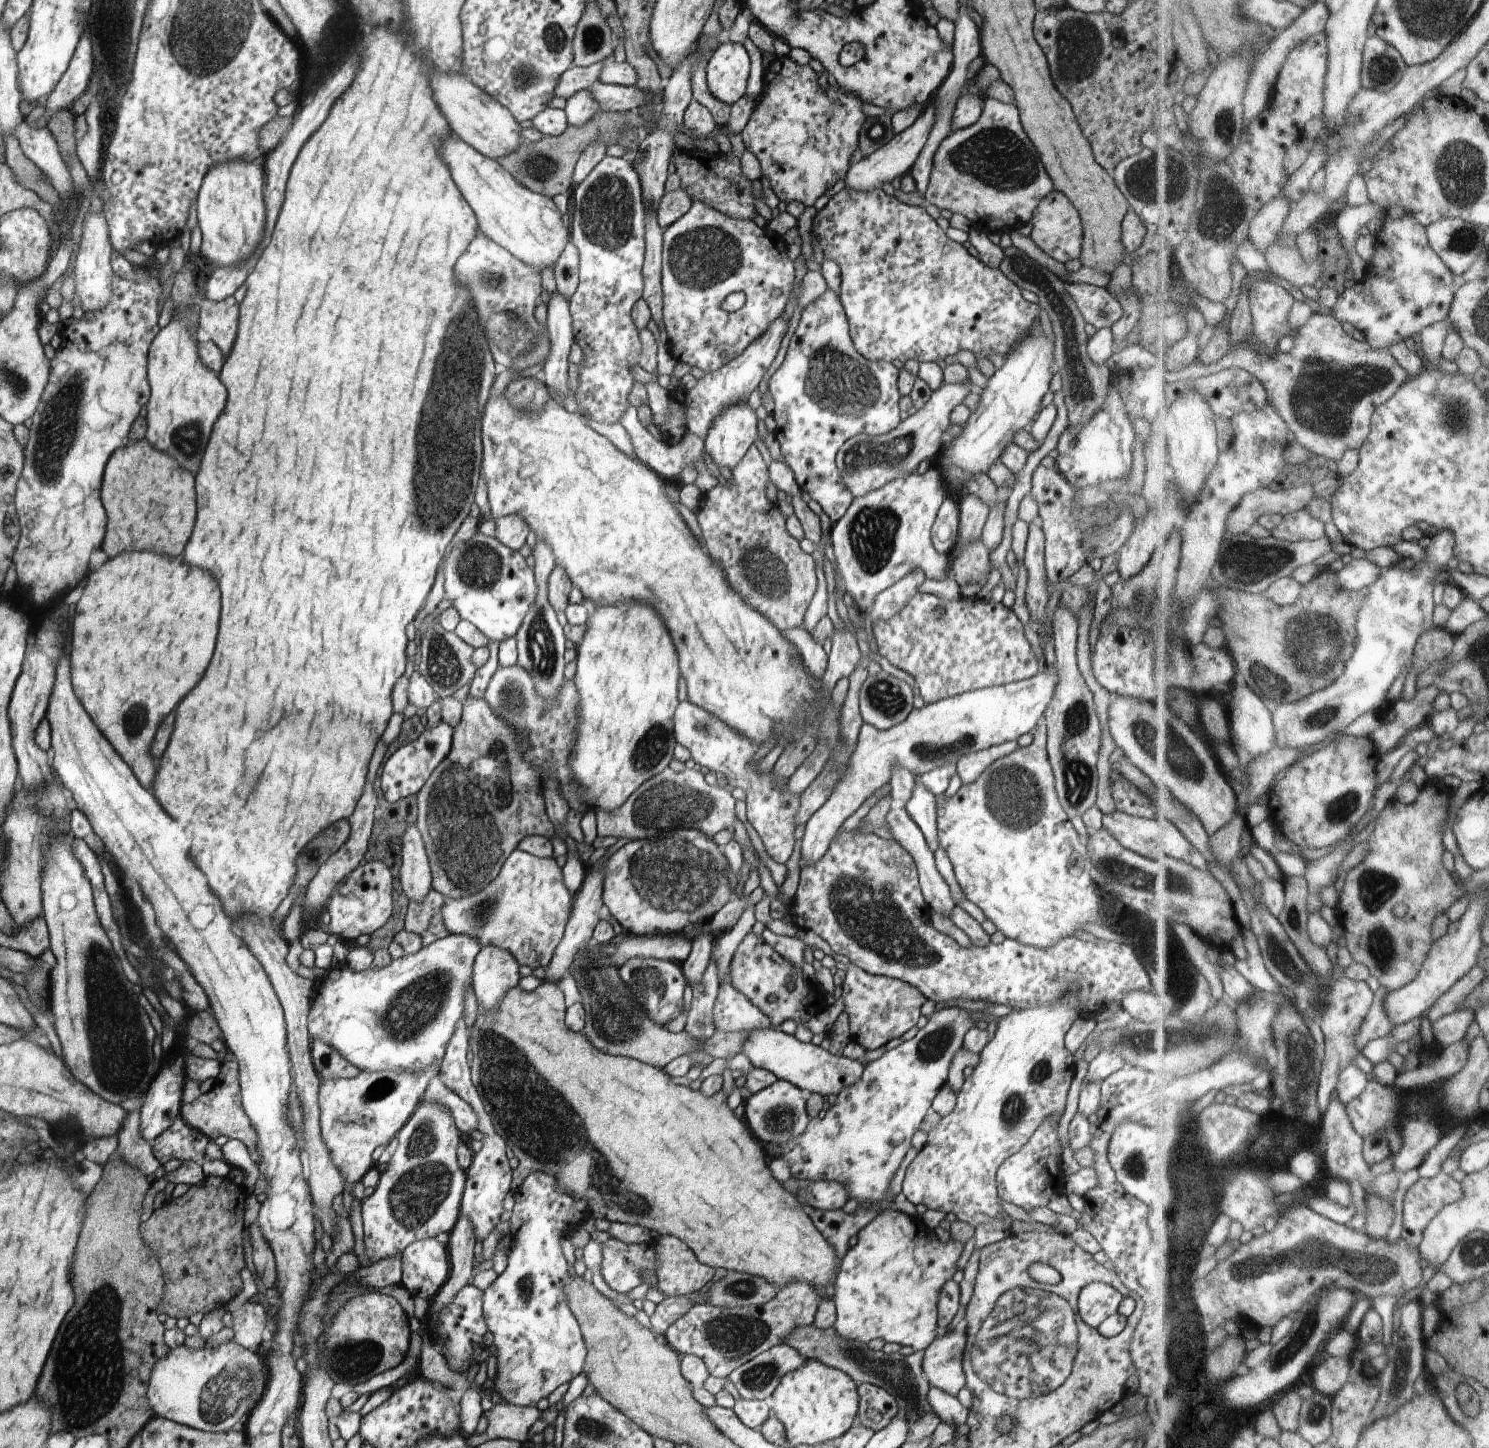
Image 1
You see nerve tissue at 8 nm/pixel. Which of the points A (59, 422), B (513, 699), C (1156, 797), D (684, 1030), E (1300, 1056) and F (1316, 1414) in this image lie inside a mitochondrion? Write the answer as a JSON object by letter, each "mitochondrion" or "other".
{"A":"mitochondrion","B":"mitochondrion","C":"other","D":"other","E":"mitochondrion","F":"mitochondrion"}

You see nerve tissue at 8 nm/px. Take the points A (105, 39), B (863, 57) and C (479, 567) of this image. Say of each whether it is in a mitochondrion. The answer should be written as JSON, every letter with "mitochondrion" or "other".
{"A":"other","B":"other","C":"mitochondrion"}

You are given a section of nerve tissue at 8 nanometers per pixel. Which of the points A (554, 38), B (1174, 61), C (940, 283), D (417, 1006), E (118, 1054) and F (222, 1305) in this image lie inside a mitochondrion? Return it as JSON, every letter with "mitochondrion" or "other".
{"A":"mitochondrion","B":"other","C":"mitochondrion","D":"mitochondrion","E":"mitochondrion","F":"other"}

